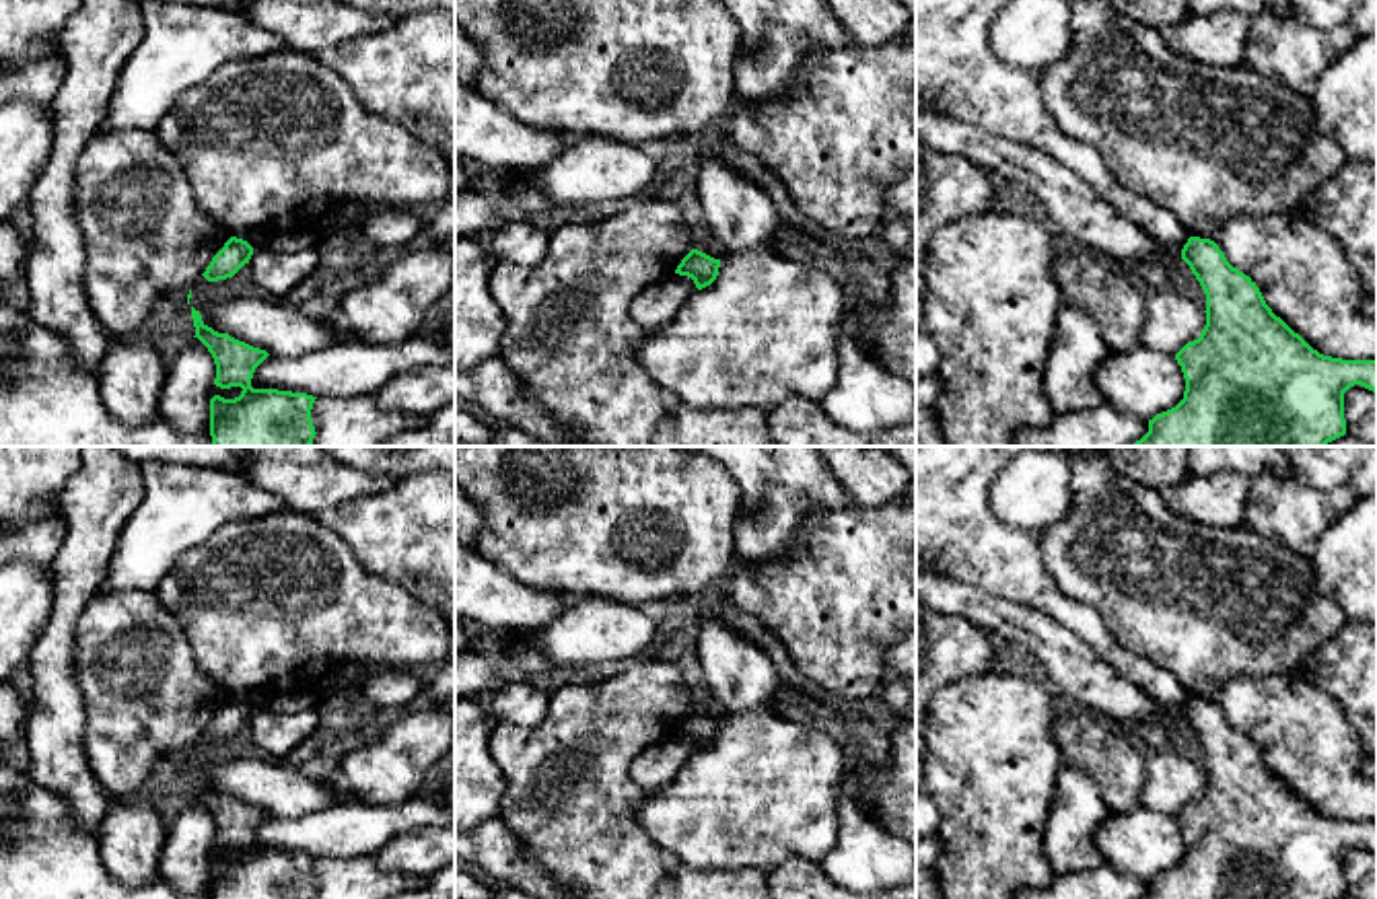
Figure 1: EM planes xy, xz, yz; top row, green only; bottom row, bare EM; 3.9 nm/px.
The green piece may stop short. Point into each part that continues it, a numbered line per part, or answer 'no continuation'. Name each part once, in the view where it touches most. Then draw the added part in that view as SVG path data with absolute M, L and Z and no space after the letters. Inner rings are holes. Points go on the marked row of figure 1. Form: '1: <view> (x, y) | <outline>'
no continuation

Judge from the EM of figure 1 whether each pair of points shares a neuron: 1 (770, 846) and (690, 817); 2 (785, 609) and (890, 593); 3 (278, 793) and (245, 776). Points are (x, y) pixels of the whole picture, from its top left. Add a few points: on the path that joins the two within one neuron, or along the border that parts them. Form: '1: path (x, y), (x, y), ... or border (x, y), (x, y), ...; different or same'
1: path (750, 825), (742, 817), (711, 817); same
2: path (811, 599), (863, 593); same
3: path (270, 786), (254, 782); same

